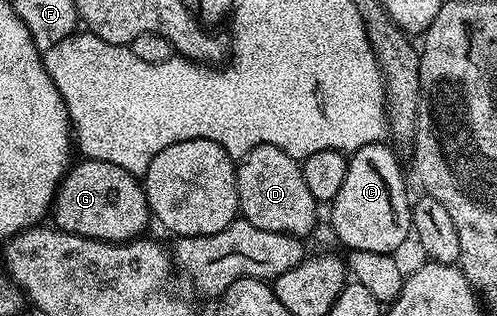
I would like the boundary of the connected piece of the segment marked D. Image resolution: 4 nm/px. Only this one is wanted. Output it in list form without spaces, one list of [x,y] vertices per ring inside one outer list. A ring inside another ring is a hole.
[[[258,145],[253,147],[253,151],[238,158],[235,178],[237,179],[239,213],[242,220],[253,223],[253,227],[261,227],[261,231],[288,233],[300,239],[306,238],[306,233],[307,236],[314,234],[315,226],[321,217],[320,206],[313,199],[309,187],[305,187],[303,166],[296,158],[285,155],[285,151],[272,145]]]

